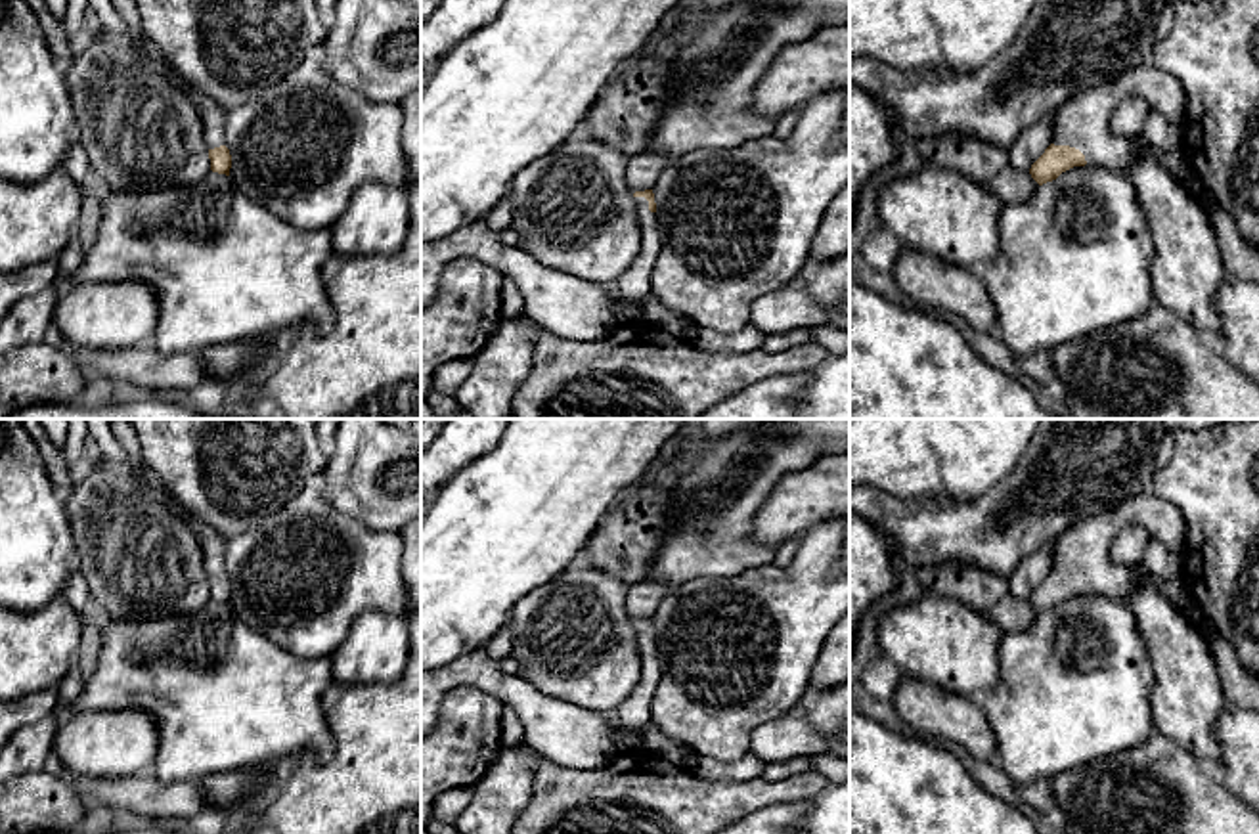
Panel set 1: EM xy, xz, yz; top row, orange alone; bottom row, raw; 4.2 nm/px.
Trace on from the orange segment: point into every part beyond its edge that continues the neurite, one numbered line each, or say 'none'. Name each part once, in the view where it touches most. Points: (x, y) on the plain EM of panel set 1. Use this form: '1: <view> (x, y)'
1: yz (1082, 551)

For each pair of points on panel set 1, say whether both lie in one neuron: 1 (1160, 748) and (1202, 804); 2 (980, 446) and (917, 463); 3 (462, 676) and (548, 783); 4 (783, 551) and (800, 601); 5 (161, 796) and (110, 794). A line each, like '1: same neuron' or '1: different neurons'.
1: same neuron
2: same neuron
3: different neurons
4: different neurons
5: same neuron

